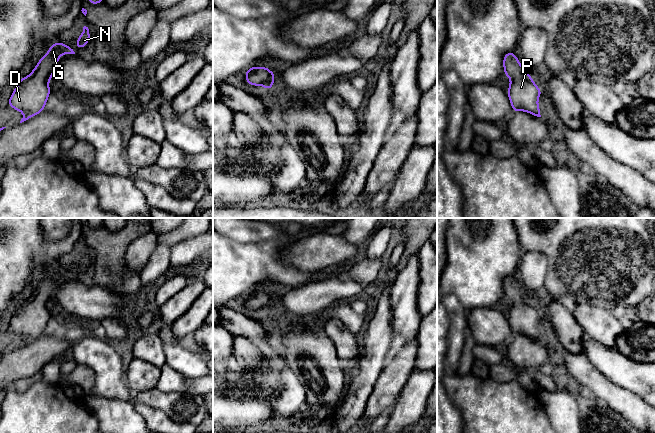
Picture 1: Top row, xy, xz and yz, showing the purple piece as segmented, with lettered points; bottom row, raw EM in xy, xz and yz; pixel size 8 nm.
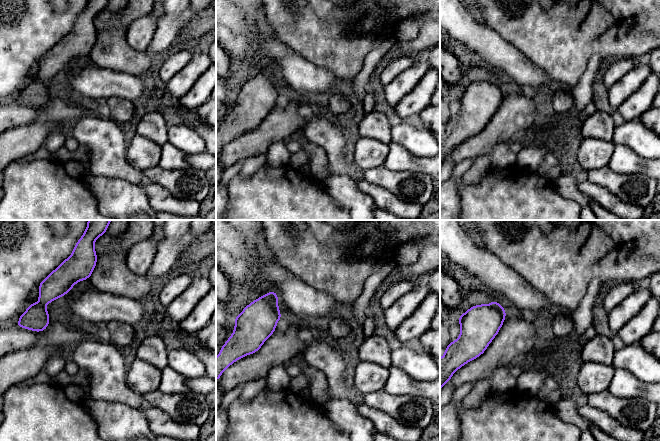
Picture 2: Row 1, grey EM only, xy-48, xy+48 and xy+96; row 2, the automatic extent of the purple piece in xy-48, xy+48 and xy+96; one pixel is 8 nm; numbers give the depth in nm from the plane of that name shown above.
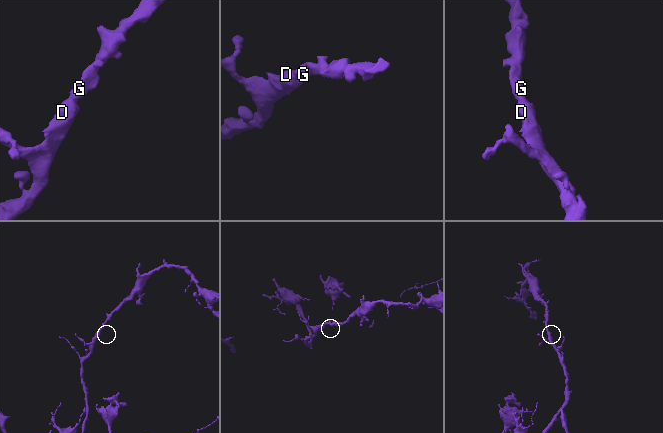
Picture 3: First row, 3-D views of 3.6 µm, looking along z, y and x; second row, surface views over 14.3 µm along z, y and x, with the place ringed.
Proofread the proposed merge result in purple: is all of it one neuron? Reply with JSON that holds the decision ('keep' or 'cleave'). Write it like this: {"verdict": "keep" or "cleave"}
{"verdict": "keep"}

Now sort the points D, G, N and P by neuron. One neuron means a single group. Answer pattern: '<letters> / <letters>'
D G N P

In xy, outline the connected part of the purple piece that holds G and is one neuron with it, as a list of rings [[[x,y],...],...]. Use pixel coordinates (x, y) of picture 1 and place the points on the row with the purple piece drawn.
[[[55,41],[52,47],[48,47],[48,53],[39,59],[34,70],[27,77],[20,79],[7,103],[24,114],[20,123],[44,111],[51,94],[49,80],[53,77],[59,57],[63,54],[75,52],[71,46]]]

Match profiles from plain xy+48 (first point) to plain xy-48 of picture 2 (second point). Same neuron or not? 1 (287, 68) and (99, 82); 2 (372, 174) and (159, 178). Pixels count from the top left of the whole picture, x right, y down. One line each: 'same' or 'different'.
1: same
2: same

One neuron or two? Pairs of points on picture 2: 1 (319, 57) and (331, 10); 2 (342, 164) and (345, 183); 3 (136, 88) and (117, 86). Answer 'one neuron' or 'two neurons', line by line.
1: two neurons
2: two neurons
3: one neuron

